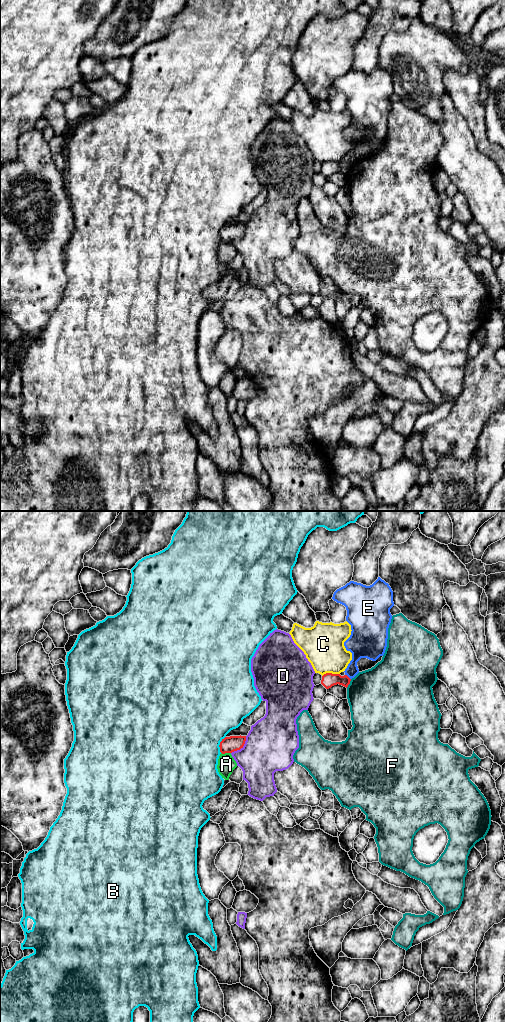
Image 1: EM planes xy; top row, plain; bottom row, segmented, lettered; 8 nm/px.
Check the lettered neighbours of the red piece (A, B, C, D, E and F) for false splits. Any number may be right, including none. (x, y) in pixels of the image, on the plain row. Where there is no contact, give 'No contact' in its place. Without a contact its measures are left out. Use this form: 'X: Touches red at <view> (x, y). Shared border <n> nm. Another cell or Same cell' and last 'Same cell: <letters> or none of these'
A: Touches red at xy (226, 240). Shared border 80 nm. Another cell
B: Touches red at xy (220, 232). Shared border 140 nm. Another cell
C: Touches red at xy (330, 161). Shared border 150 nm. Another cell
D: Touches red at xy (241, 235). Shared border 190 nm. Another cell
E: Touches red at xy (348, 165). Shared border 60 nm. Another cell
F: Touches red at xy (349, 171). Shared border 80 nm. Another cell
Same cell: none of these

